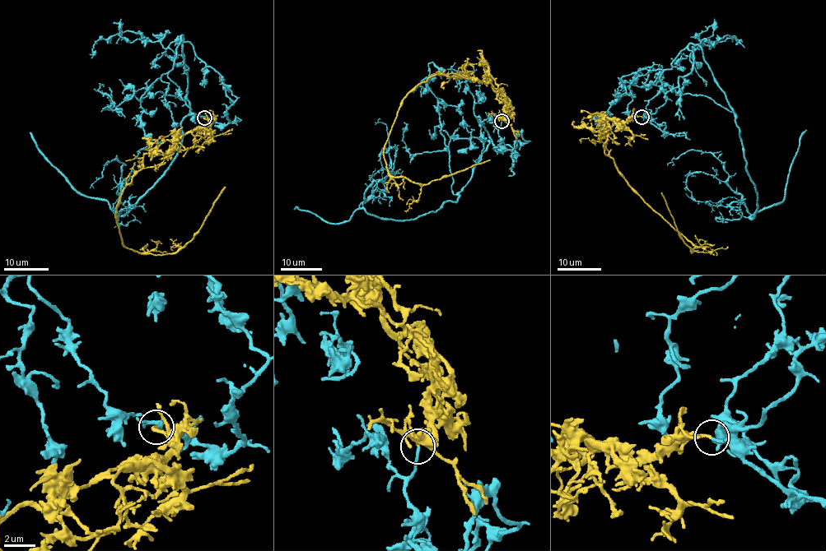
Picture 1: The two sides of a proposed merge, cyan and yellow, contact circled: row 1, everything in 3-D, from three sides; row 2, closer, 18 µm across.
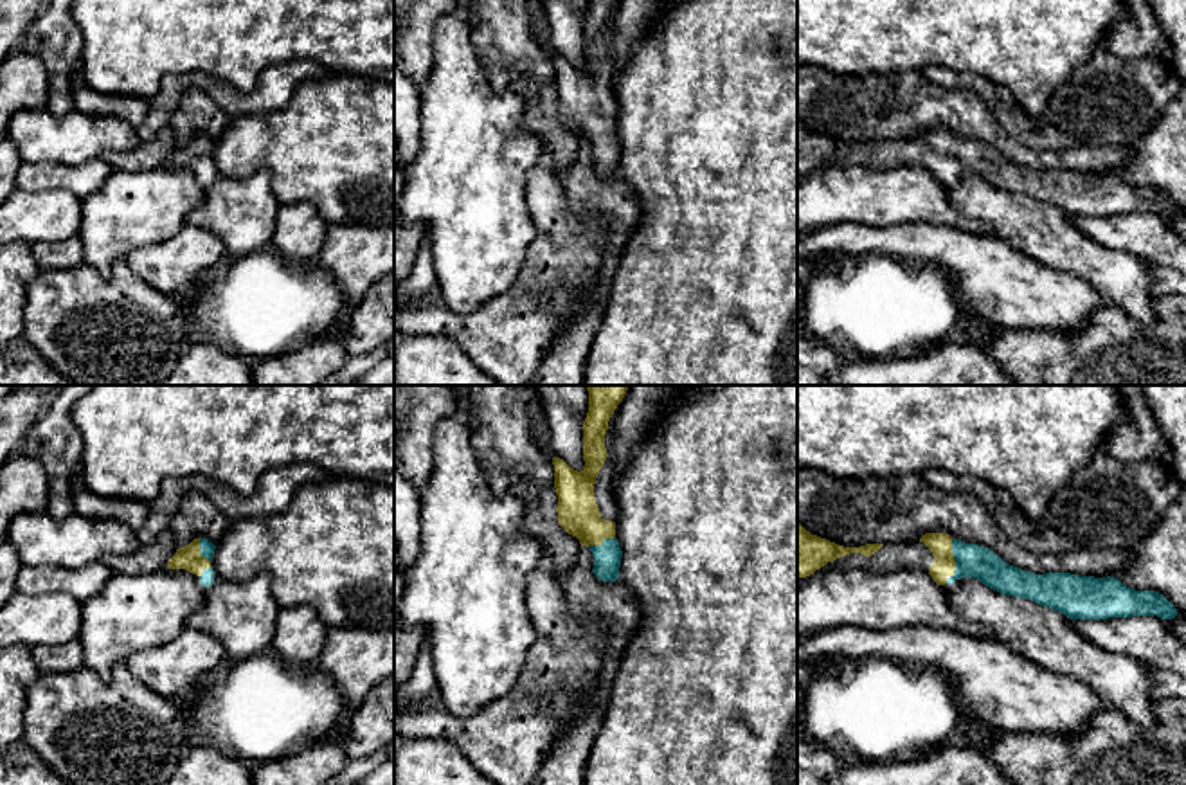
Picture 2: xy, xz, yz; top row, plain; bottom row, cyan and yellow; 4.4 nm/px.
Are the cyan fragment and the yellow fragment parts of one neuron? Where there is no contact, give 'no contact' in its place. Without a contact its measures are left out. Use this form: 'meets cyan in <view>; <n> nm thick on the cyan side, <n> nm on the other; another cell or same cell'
meets cyan in yz; 150 nm thick on the cyan side, 110 nm on the other; another cell

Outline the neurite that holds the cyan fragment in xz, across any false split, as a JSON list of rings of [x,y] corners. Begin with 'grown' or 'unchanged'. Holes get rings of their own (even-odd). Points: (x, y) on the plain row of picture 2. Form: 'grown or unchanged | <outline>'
unchanged | [[[605,135],[601,142],[589,142],[594,153],[592,169],[603,178],[615,178],[619,175],[619,164],[623,148],[617,135]]]

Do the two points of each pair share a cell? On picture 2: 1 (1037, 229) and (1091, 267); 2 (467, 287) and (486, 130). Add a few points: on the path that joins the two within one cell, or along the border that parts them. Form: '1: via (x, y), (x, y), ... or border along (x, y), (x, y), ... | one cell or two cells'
1: via (1050, 236), (1060, 247), (1078, 256) | one cell
2: via (474, 247), (474, 170) | one cell

